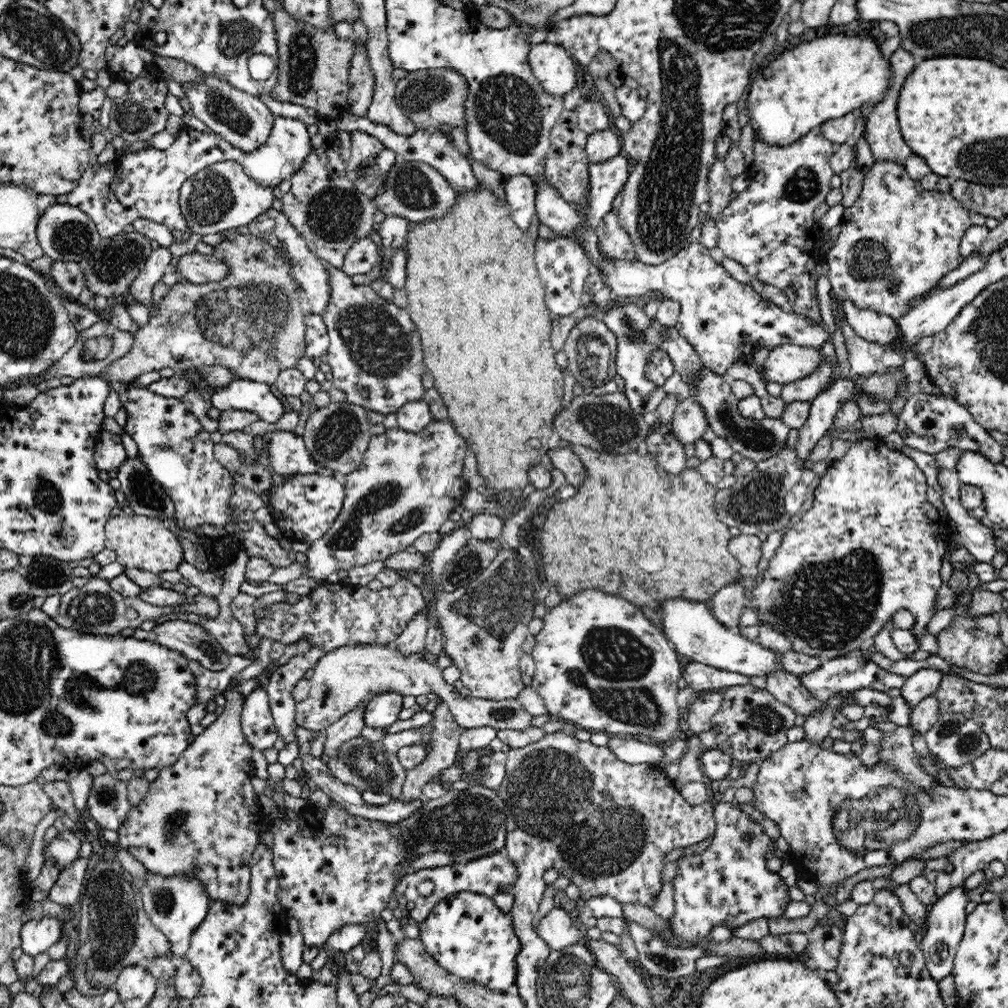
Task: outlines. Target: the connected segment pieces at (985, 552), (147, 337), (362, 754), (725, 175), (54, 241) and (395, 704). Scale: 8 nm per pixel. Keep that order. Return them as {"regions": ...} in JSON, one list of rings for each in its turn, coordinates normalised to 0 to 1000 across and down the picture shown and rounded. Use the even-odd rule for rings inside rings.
{"regions":[[[[933,462],[930,465],[933,468],[930,476],[935,483],[935,496],[937,504],[939,506],[939,515],[944,515],[947,518],[950,536],[969,558],[977,558],[982,561],[987,550],[991,548],[985,525],[963,513],[962,508],[954,502],[951,493],[953,478],[949,471],[949,465],[940,466]]],[[[248,230],[228,231],[211,245],[211,253],[226,265],[227,271],[220,278],[199,283],[187,282],[186,279],[173,281],[160,296],[158,309],[149,313],[147,321],[132,332],[134,337],[131,348],[105,363],[99,374],[116,382],[133,378],[140,371],[151,367],[172,365],[180,369],[194,363],[219,361],[227,365],[236,376],[261,379],[268,383],[273,381],[280,367],[295,365],[298,355],[303,353],[303,310],[298,305],[299,284],[290,277],[288,259],[282,250],[268,243],[264,235],[254,235]]],[[[359,729],[347,733],[345,737],[335,742],[335,748],[322,758],[335,774],[353,781],[357,787],[374,785],[386,788],[393,793],[399,788],[399,780],[404,771],[404,764],[397,758],[394,749],[383,745],[378,735],[368,736]]],[[[710,155],[708,163],[705,163],[704,171],[701,175],[701,182],[704,194],[704,209],[700,212],[696,212],[696,217],[708,217],[716,212],[716,208],[722,205],[725,200],[724,193],[727,190],[726,183],[727,177],[724,176],[718,160],[712,158]]],[[[54,202],[50,204],[37,220],[37,237],[44,252],[54,259],[78,260],[88,256],[97,246],[100,232],[87,212],[81,211],[69,202]]],[[[391,687],[374,688],[362,700],[360,716],[367,722],[386,721],[395,714],[395,707],[399,704],[399,689]]]]}

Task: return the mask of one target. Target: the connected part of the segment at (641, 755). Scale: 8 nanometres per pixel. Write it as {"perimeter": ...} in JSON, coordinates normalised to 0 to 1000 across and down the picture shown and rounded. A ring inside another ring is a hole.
{"perimeter":[[[605,730],[602,741],[617,755],[623,758],[647,758],[655,755],[659,745],[655,739],[640,737],[633,732],[618,734]]]}

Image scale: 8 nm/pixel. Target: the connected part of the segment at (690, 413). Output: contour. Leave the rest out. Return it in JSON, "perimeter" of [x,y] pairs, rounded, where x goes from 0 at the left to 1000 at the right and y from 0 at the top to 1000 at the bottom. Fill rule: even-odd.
{"perimeter":[[[688,393],[673,398],[665,420],[669,432],[678,441],[694,437],[703,424],[700,410]]]}

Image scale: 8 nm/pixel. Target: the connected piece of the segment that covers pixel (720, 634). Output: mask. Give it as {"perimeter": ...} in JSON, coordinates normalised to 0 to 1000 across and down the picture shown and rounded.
{"perimeter":[[[662,593],[657,597],[654,609],[660,632],[677,651],[683,651],[709,664],[734,668],[743,673],[748,671],[762,673],[762,669],[777,664],[768,646],[756,642],[750,636],[740,634],[731,625],[716,620],[698,597]]]}

